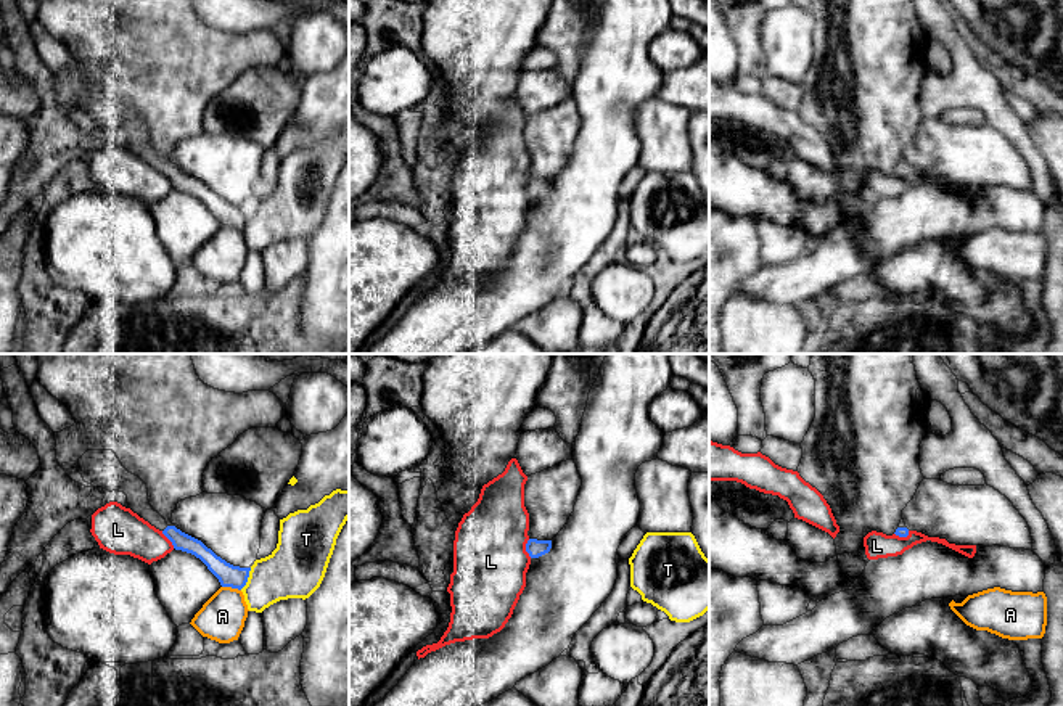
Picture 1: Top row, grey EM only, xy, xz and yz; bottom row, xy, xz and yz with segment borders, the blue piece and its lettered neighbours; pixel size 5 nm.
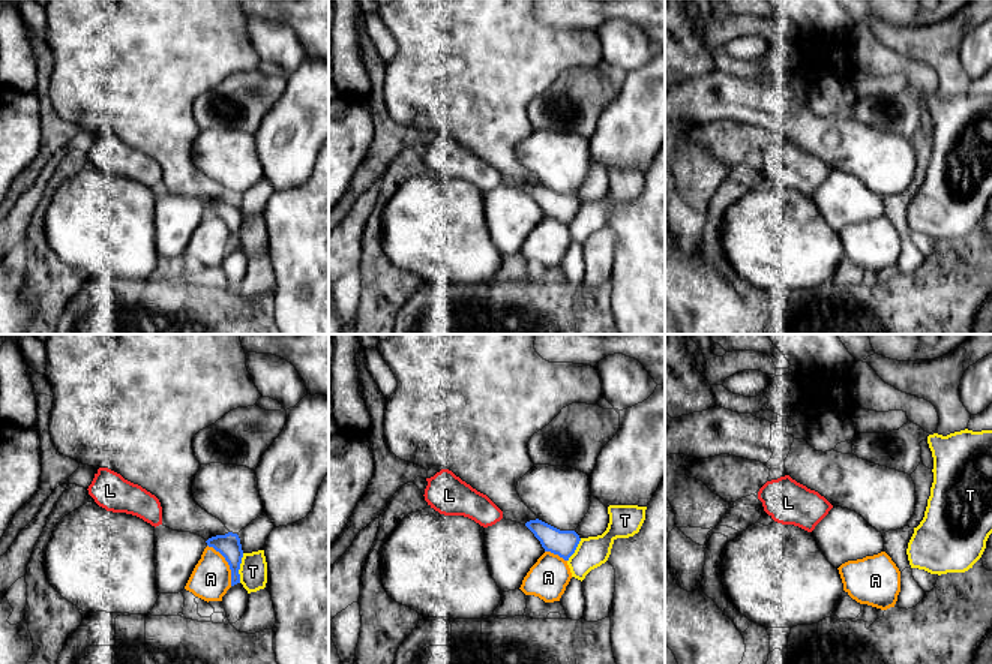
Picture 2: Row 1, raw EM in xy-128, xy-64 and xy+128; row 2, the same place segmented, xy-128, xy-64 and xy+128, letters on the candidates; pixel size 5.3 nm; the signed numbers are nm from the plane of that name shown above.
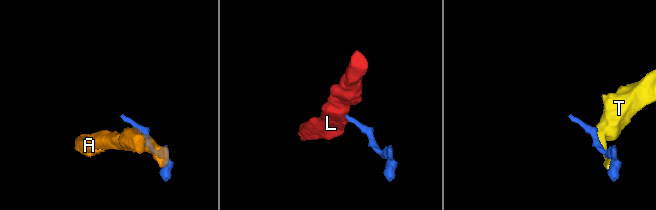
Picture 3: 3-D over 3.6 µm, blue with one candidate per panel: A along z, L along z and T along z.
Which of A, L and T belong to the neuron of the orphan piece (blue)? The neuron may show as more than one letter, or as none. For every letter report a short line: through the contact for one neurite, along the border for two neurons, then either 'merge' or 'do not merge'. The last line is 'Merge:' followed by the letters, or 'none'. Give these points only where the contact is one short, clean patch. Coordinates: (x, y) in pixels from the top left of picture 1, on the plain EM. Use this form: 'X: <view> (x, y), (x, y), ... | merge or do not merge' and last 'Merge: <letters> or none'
A: xy (222, 225), (240, 230) | do not merge
L: xz (528, 179), (526, 190), (531, 197) | do not merge
T: do not merge
Merge: none

